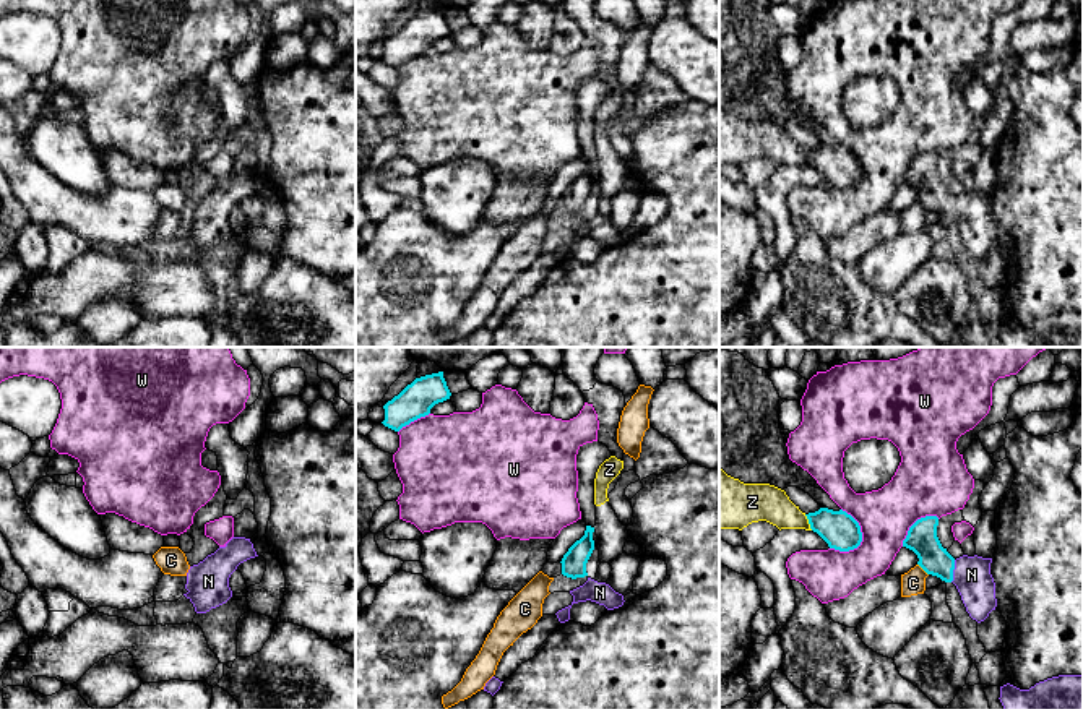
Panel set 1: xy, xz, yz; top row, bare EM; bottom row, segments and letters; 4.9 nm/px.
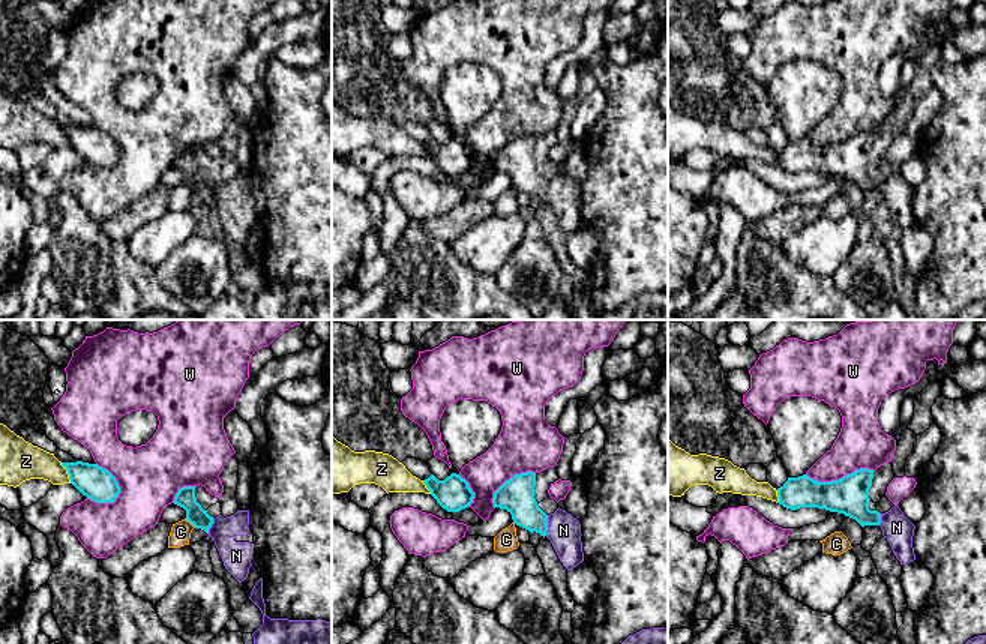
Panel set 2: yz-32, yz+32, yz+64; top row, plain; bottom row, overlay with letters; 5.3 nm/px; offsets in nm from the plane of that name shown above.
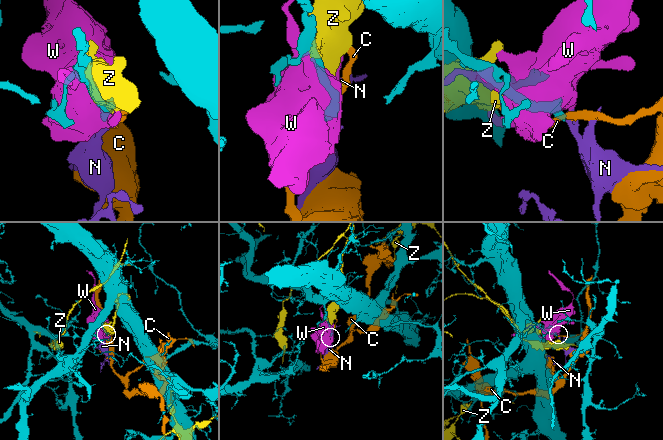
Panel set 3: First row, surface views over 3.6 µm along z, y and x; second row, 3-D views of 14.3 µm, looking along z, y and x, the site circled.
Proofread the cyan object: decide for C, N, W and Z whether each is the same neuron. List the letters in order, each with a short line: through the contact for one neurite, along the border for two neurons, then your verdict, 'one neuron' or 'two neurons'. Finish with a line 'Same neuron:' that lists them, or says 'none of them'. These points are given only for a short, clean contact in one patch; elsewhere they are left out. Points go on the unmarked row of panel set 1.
C: two neurons
N: line yz (921, 174), (952, 208), (971, 211); one neuron
W: two neurons
Z: two neurons
Same neuron: N

